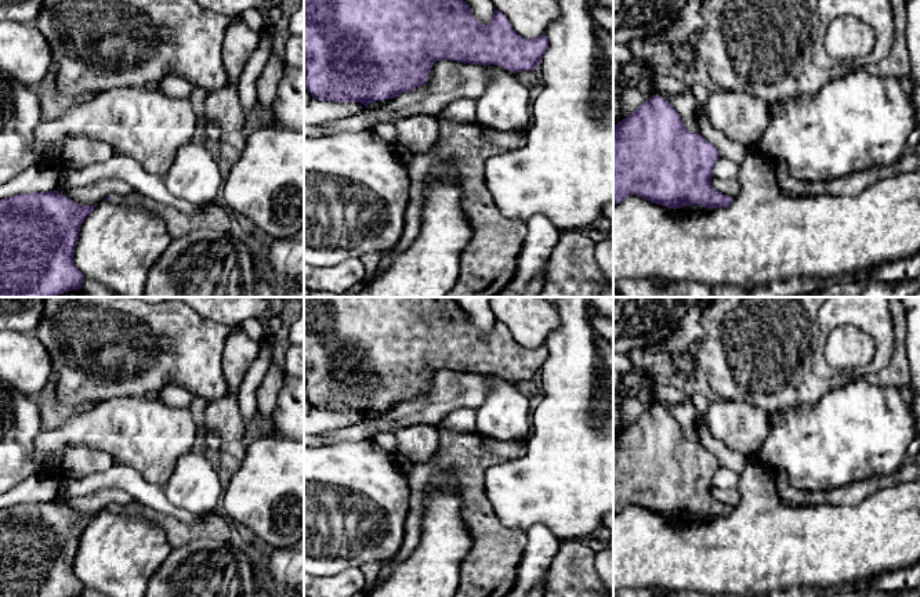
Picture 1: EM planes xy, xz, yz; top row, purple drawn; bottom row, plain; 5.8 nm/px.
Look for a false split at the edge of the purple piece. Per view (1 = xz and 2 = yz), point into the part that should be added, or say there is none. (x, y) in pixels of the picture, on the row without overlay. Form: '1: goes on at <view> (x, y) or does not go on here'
1: does not go on here
2: does not go on here

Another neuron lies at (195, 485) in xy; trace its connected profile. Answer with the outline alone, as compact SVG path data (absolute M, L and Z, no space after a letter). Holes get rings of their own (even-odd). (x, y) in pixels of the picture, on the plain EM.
M193 449L178 459L164 486L171 504L196 514L217 510L222 492L217 464Z

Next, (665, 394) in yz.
M641 375L644 380L649 381L652 386L652 395L656 402L664 405L677 405L685 402L688 395L685 391L677 390L673 386L660 384L652 380L653 375Z

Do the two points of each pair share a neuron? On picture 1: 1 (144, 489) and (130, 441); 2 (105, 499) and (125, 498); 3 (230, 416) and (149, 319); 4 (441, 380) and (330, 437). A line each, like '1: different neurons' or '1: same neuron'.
1: different neurons
2: same neuron
3: different neurons
4: same neuron

